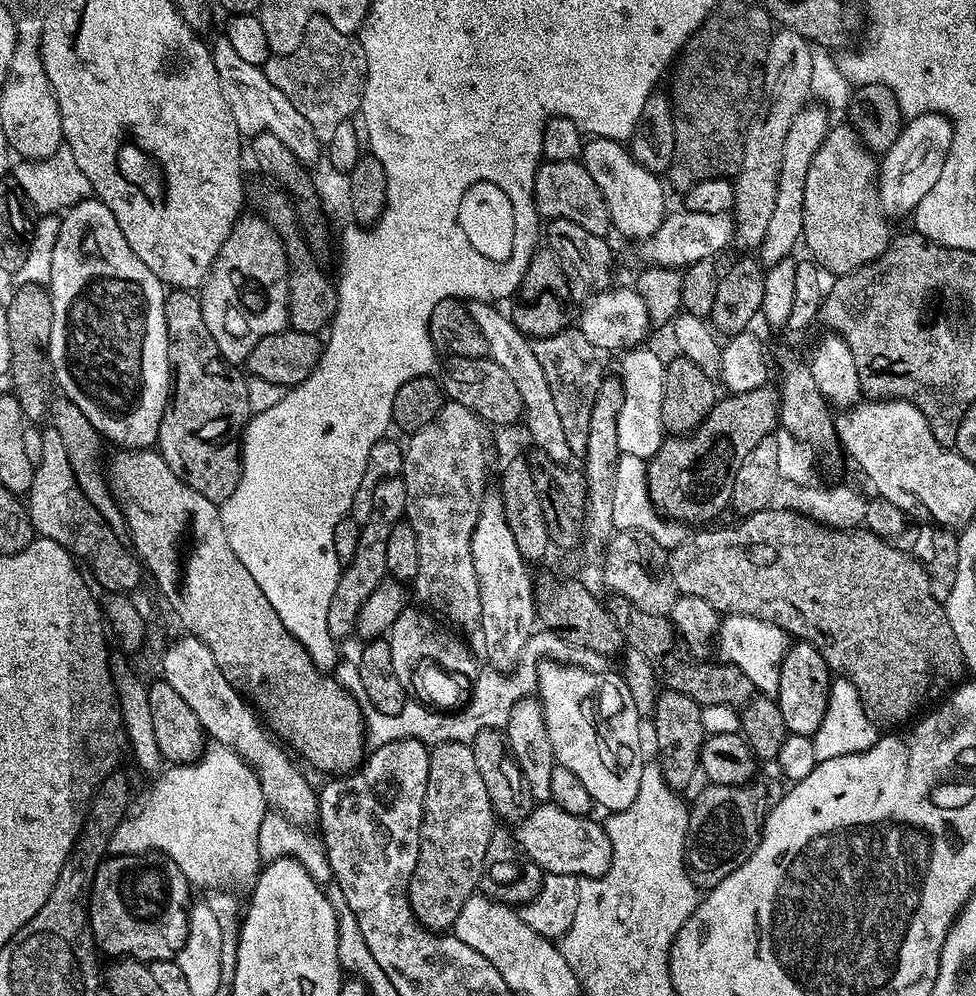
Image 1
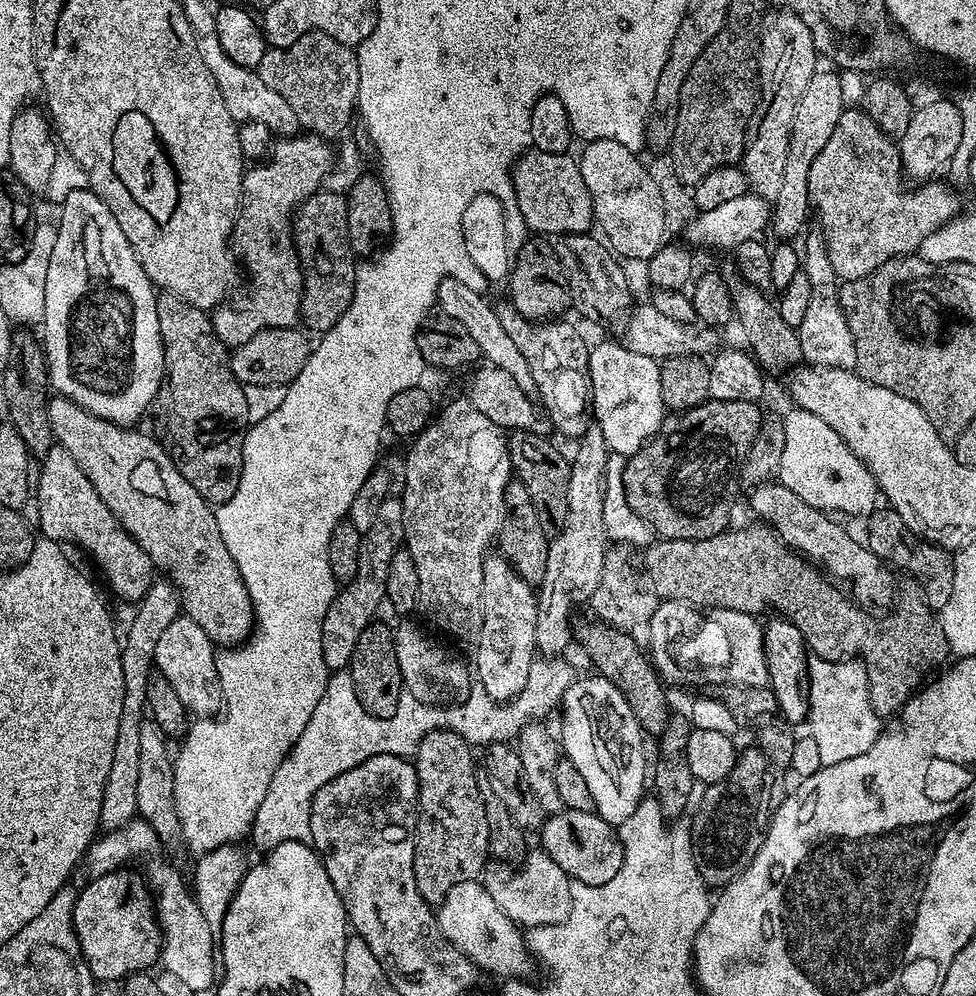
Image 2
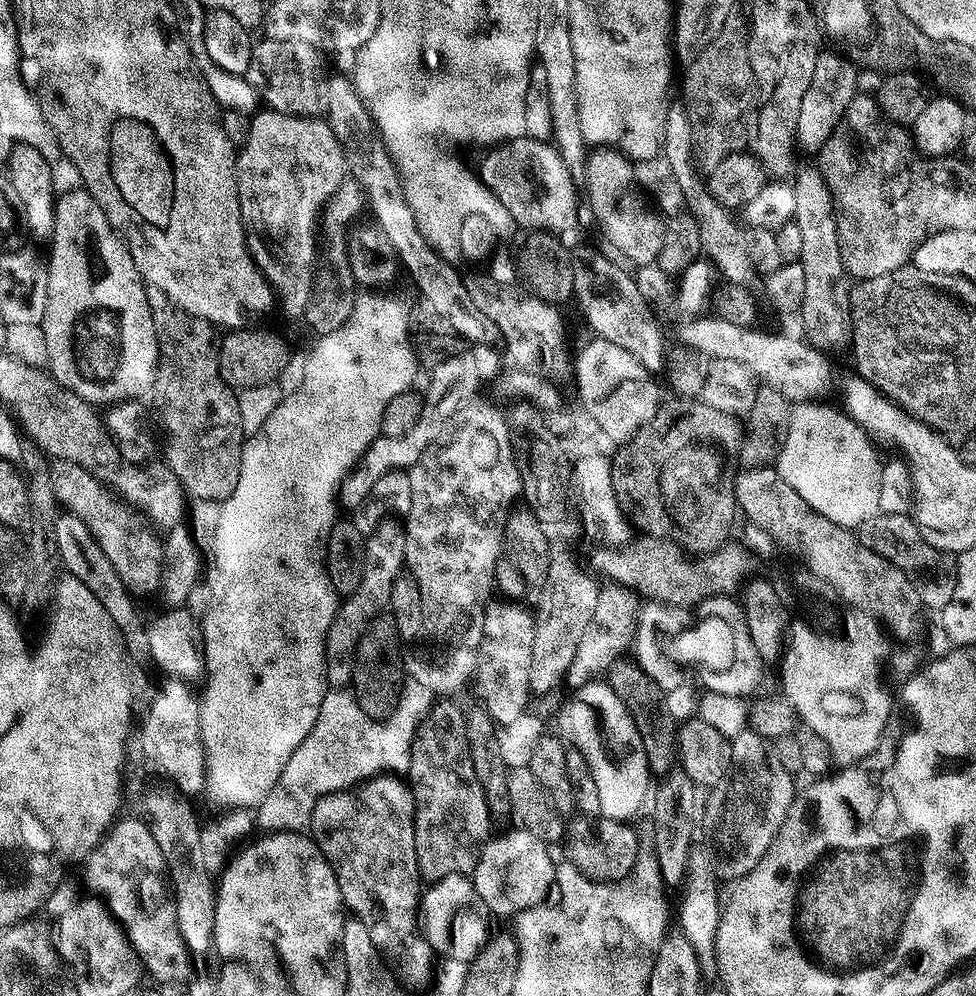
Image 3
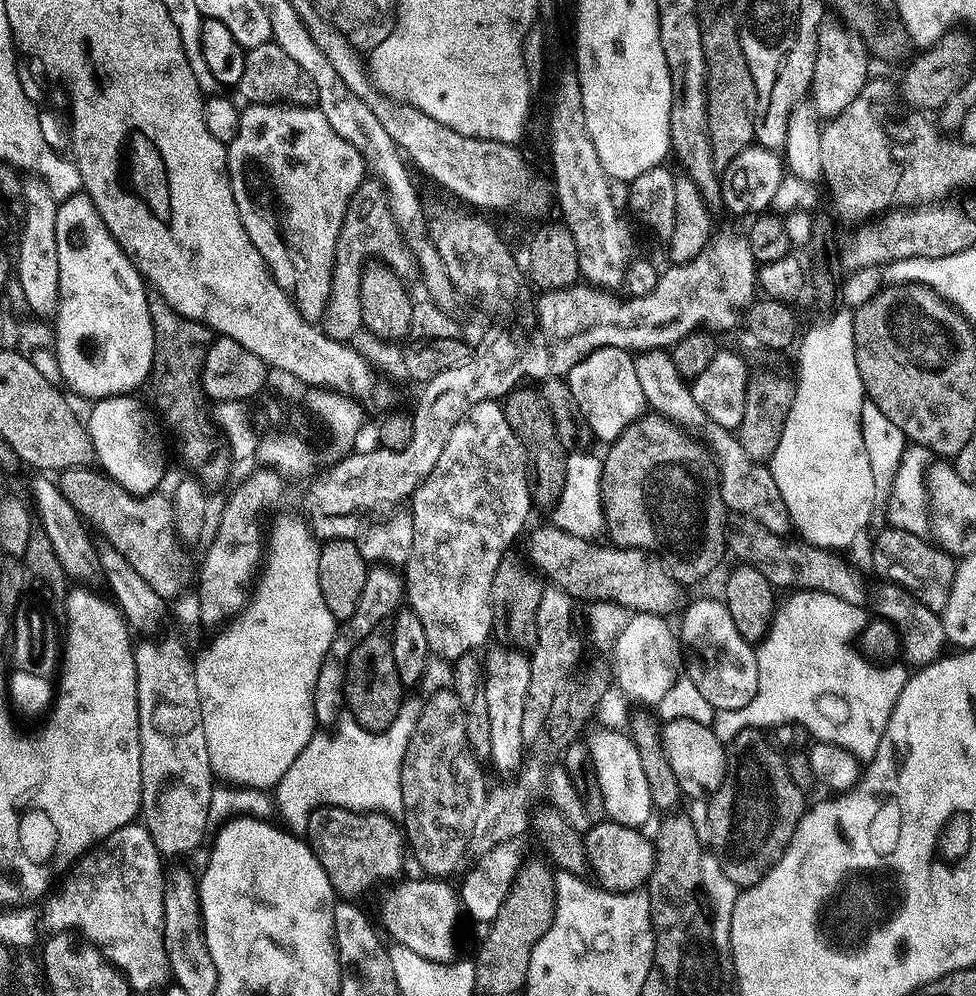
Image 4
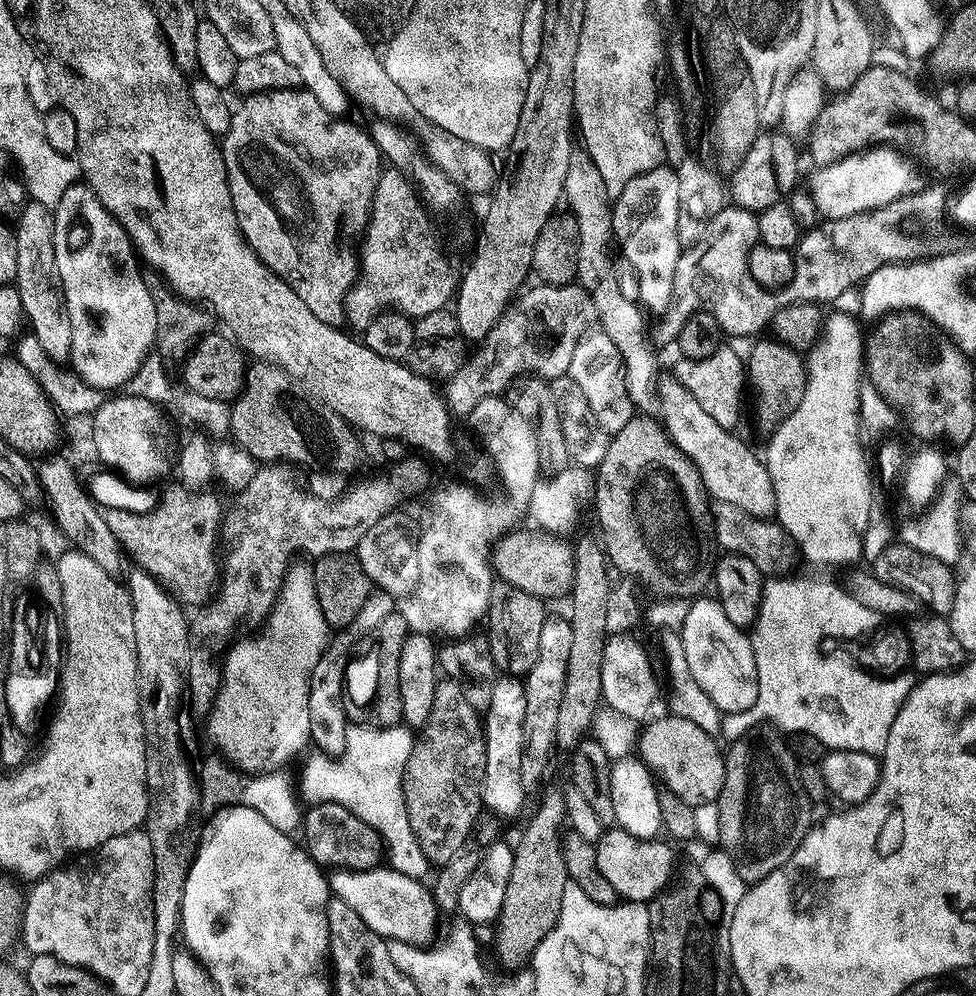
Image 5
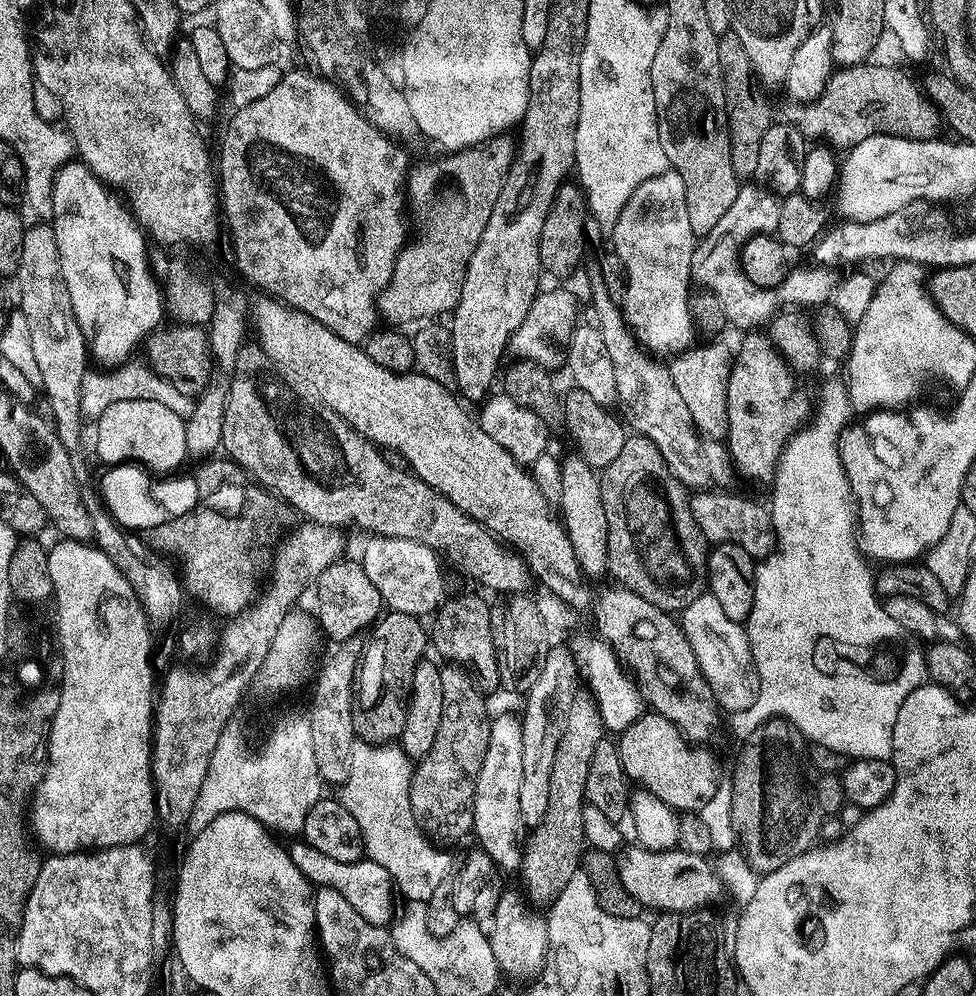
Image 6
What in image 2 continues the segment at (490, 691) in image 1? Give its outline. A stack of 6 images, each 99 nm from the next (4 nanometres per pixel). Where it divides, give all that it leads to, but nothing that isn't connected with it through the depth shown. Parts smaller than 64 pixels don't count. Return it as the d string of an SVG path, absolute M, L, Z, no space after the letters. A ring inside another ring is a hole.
M540 656L532 661L530 675L526 680L526 686L515 697L513 701L507 704L500 705L492 701L486 688L479 683L473 685L473 693L464 701L461 706L440 707L428 703L421 703L420 700L413 699L412 710L420 716L420 731L421 737L426 736L435 728L451 728L460 735L469 735L469 726L474 722L473 713L480 712L486 716L488 726L490 728L489 741L491 743L507 743L515 739L520 732L522 726L526 723L531 723L534 720L545 719L544 716L550 713L555 707L556 709L563 703L565 690L570 685L575 683L576 674L570 663L564 661L560 656Z

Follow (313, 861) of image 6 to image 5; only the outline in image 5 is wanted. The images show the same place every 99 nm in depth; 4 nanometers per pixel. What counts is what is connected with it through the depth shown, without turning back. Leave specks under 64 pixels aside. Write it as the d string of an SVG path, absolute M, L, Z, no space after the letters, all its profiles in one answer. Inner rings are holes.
M389 866L366 871L335 869L327 879L331 895L346 903L370 930L384 939L421 945L434 930L438 911L431 891Z

